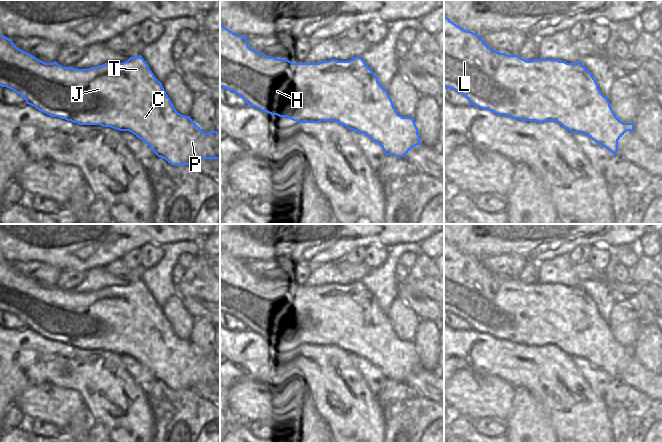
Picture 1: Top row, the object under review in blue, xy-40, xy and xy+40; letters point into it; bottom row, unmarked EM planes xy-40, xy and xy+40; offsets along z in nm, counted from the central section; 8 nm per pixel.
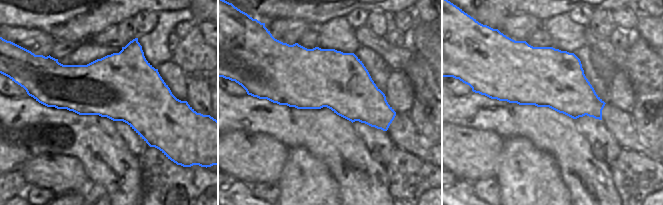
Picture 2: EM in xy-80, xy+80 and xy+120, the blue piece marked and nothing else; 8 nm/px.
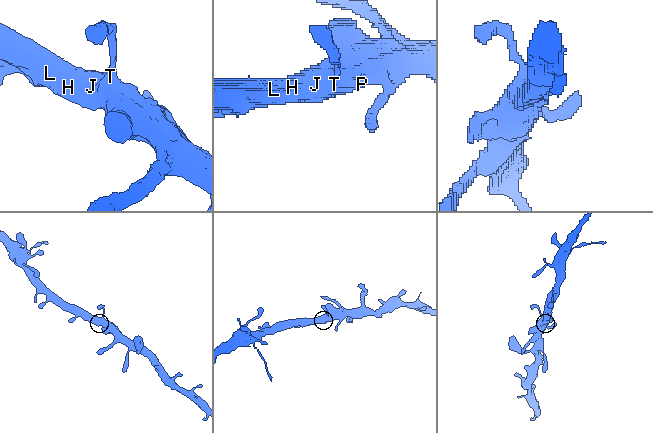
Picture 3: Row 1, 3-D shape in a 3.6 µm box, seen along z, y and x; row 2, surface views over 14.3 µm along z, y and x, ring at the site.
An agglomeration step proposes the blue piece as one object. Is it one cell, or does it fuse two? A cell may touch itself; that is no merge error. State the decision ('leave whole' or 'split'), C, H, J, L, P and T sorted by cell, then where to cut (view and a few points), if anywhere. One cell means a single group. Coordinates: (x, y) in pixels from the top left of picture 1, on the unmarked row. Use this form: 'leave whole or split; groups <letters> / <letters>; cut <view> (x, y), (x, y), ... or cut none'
leave whole; groups C H J L P T; cut none

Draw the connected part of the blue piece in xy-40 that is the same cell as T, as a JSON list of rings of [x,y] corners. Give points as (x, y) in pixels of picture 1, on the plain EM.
[[[0,258],[0,310],[15,315],[27,328],[51,341],[79,349],[101,349],[129,355],[171,389],[194,389],[201,383],[220,383],[220,356],[205,357],[190,340],[181,339],[141,279],[130,281],[123,287],[113,285],[89,293],[75,293],[71,290],[63,291],[56,285],[45,287],[19,273],[12,263]]]

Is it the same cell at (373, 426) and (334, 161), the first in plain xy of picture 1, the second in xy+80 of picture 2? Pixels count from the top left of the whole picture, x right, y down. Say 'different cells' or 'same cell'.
same cell

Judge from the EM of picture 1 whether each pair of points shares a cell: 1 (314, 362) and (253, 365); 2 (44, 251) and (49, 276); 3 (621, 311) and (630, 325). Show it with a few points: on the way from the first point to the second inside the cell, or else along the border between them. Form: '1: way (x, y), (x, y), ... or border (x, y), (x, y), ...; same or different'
1: way (299, 366), (280, 366), (275, 370), (268, 365); same
2: border (23, 260), (46, 262), (56, 266), (61, 271); different
3: way (621, 314), (627, 322); same

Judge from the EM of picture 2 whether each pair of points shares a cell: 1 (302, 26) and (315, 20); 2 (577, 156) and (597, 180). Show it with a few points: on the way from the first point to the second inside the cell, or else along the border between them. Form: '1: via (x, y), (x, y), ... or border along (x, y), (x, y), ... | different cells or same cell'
1: border along (285, 18), (300, 18), (310, 27) | different cells
2: via (579, 162), (591, 174) | same cell

